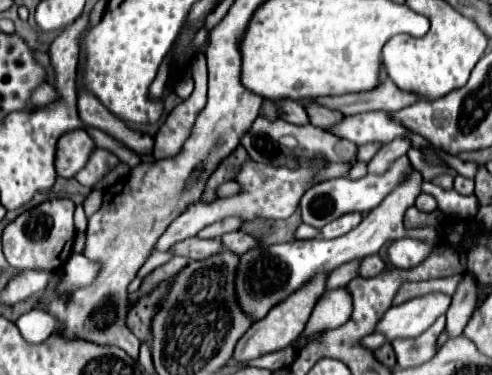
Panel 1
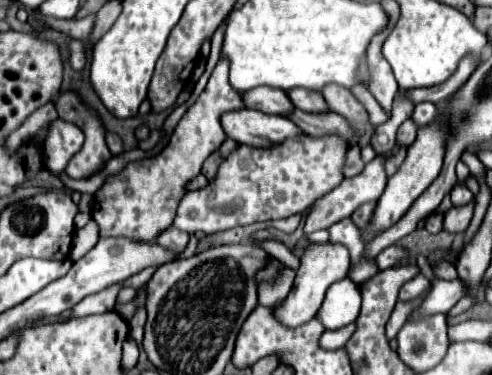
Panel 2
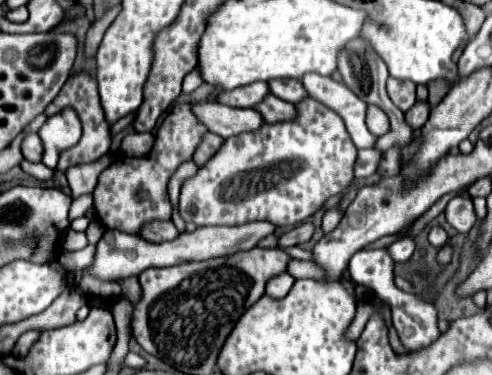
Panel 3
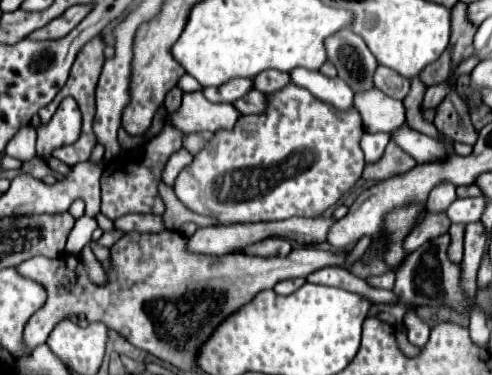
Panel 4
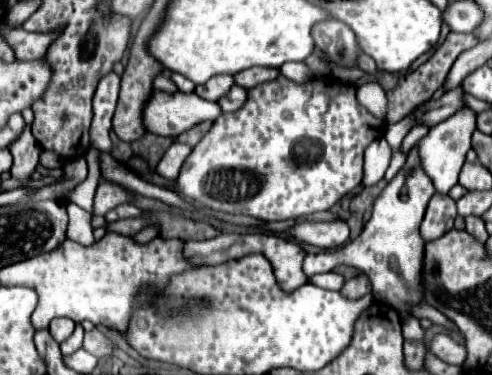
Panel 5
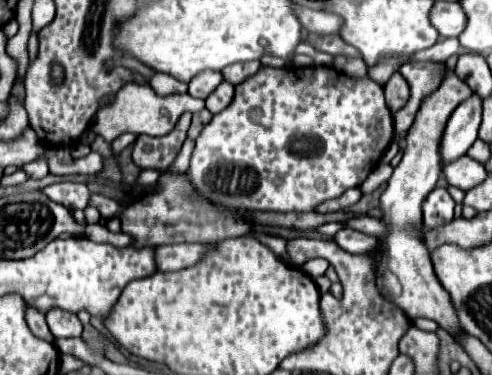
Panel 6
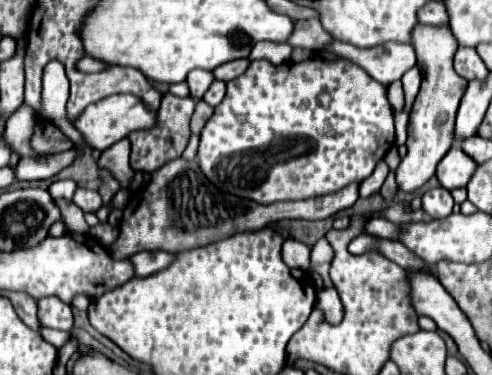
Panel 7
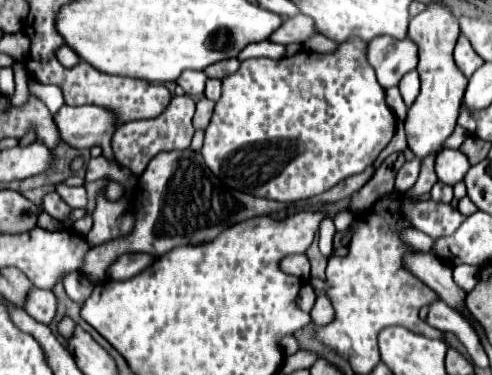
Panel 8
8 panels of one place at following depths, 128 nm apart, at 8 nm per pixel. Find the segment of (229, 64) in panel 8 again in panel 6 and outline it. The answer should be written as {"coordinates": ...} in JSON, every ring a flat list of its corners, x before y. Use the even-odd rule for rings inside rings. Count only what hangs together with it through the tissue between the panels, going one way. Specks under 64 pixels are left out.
{"coordinates":[[250,60,250,62,244,62,244,64,230,64,228,68,224,68,222,70,222,76,224,76,224,80,226,82,230,82,230,84,240,84,240,82,244,82,248,76,252,76,252,74,256,74,258,72,258,68,260,68,262,64,256,60]]}

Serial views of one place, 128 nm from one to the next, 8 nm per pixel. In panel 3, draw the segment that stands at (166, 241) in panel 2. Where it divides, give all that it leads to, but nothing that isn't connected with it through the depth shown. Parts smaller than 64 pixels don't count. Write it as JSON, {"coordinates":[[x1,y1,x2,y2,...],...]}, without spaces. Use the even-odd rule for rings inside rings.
{"coordinates":[[152,220,150,224,144,224,138,234,148,242,156,242,158,244,158,242,174,240,180,232,172,224,172,220]]}

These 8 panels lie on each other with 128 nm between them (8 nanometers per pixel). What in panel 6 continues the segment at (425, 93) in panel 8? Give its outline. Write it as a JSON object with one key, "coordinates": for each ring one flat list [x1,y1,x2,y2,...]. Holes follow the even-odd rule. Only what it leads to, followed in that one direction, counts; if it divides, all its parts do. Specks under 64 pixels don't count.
{"coordinates":[[444,68,444,78,440,86,428,94,414,118,414,124,408,130,406,136,406,148,400,164,394,168,392,178,388,180,388,188,384,190,380,202,384,210,384,220,390,224,392,232,382,240,382,246,376,254,370,254,376,260,376,272,378,272,378,286,382,294,388,298,388,282,394,278,398,280,396,292,392,292,390,284,390,300,400,306,412,320,414,318,430,318,438,322,440,328,444,328,454,338,462,336,464,330,460,328,460,322,456,320,456,310,452,308,452,300,448,292,444,292,444,286,436,280,436,274,432,270,430,252,426,250,422,238,420,238,420,222,422,222,422,200,434,190,438,176,442,172,440,168,440,136,444,134,444,124,448,122,448,116,456,110,460,102,464,102,472,90,468,84,464,84,452,70]]}

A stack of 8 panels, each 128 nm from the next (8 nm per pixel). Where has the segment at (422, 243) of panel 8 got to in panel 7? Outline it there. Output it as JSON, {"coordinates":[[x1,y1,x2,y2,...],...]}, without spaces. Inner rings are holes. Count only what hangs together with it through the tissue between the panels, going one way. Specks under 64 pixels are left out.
{"coordinates":[[372,216,366,224,366,234,376,234,380,238,390,238,390,240,396,240,396,226,394,222,386,220,384,216]]}

